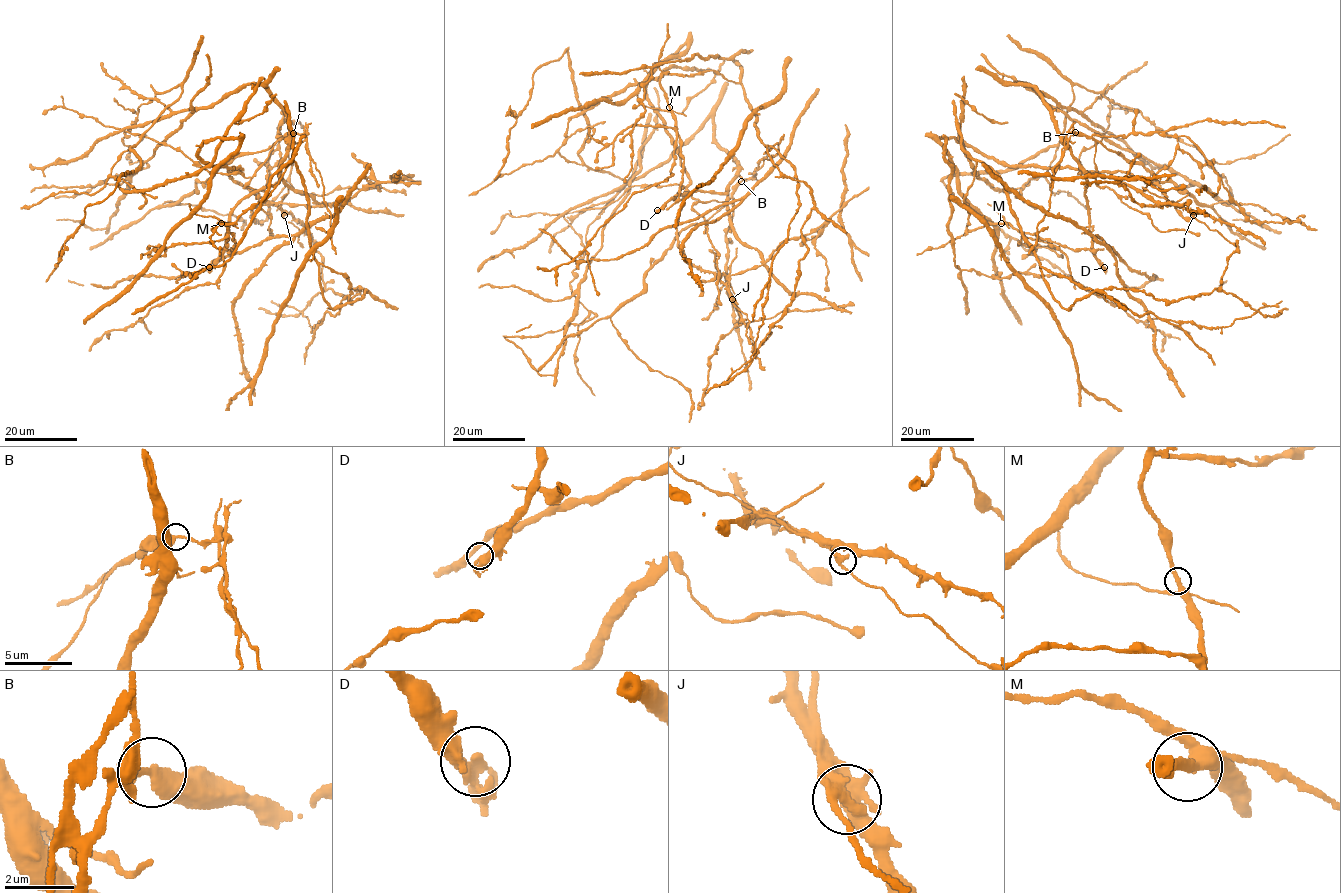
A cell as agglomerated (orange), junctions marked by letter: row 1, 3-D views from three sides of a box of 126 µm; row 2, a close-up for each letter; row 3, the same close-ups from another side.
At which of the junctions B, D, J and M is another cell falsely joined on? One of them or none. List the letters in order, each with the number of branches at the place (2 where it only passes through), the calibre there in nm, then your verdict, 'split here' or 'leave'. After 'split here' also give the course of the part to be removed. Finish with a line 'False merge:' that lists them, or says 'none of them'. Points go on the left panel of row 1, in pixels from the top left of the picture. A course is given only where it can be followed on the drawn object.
B: 2 | 360 nm | split here | (293, 133), (304, 135), (307, 153), (322, 179), (325, 205), (331, 217), (329, 235), (335, 254)
D: 2 | 360 nm | leave
J: 2 | 360 nm | leave
M: 2 | 320 nm | leave
False merge: B

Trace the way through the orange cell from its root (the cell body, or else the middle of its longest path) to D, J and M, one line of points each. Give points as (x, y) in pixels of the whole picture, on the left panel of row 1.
D: (262, 190), (251, 191), (234, 208), (225, 250), (209, 267)
J: (262, 190), (272, 186), (279, 174), (293, 190), (307, 193), (316, 205), (281, 203), (284, 215)
M: (262, 190), (249, 193), (233, 210), (225, 247), (234, 250), (233, 236), (221, 223)

